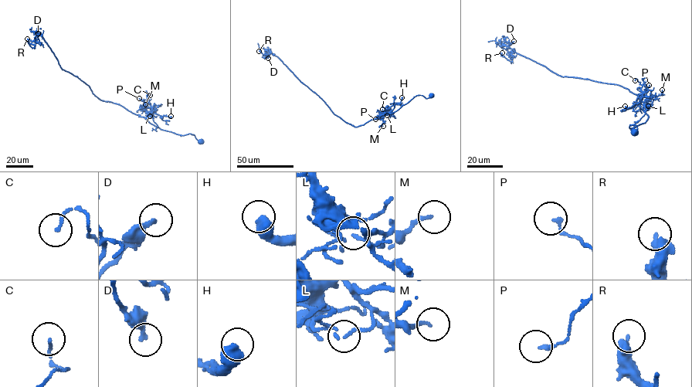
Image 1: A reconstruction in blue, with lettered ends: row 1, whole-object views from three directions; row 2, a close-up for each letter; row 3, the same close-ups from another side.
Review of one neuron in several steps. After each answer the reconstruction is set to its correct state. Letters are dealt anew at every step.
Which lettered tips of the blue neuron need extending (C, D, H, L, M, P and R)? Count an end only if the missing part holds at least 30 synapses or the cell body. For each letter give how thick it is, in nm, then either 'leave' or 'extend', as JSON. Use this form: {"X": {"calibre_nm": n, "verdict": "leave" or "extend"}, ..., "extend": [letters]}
{"C": {"calibre_nm": 120, "verdict": "leave"}, "D": {"calibre_nm": 240, "verdict": "leave"}, "H": {"calibre_nm": 600, "verdict": "leave"}, "L": {"calibre_nm": 100, "verdict": "leave"}, "M": {"calibre_nm": 140, "verdict": "leave"}, "P": {"calibre_nm": 140, "verdict": "leave"}, "R": {"calibre_nm": 440, "verdict": "leave"}, "extend": []}

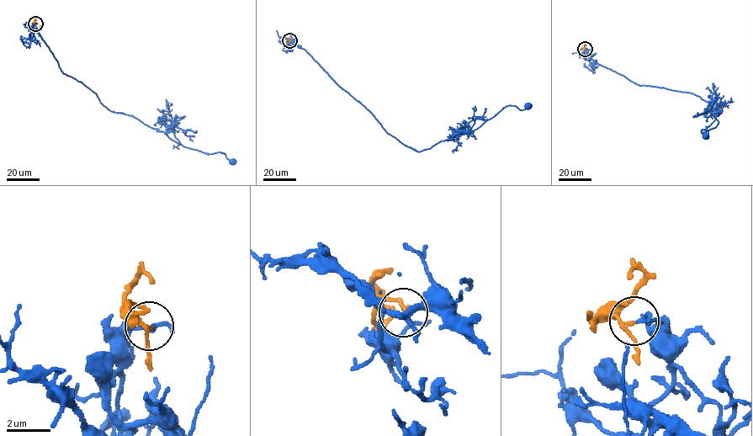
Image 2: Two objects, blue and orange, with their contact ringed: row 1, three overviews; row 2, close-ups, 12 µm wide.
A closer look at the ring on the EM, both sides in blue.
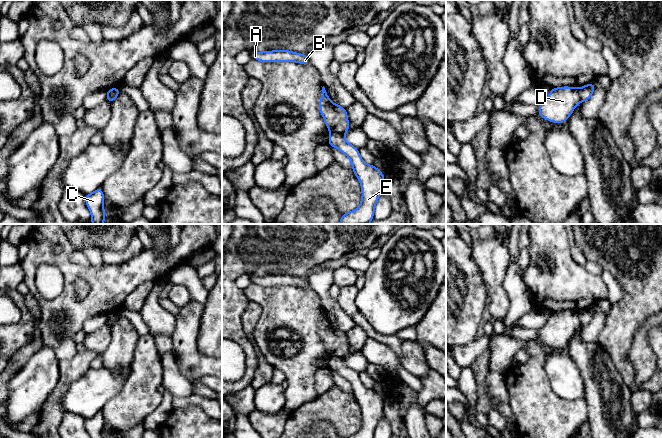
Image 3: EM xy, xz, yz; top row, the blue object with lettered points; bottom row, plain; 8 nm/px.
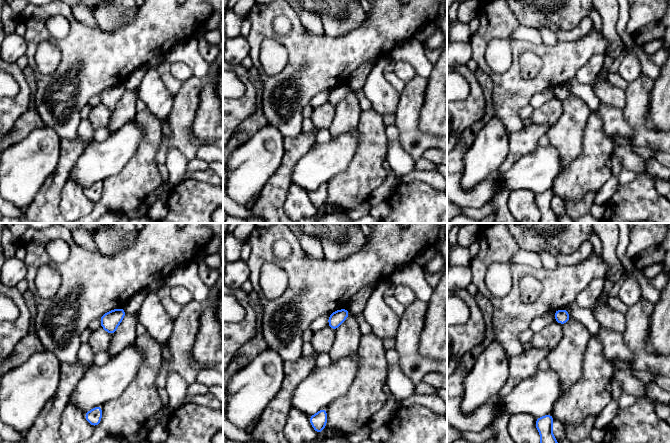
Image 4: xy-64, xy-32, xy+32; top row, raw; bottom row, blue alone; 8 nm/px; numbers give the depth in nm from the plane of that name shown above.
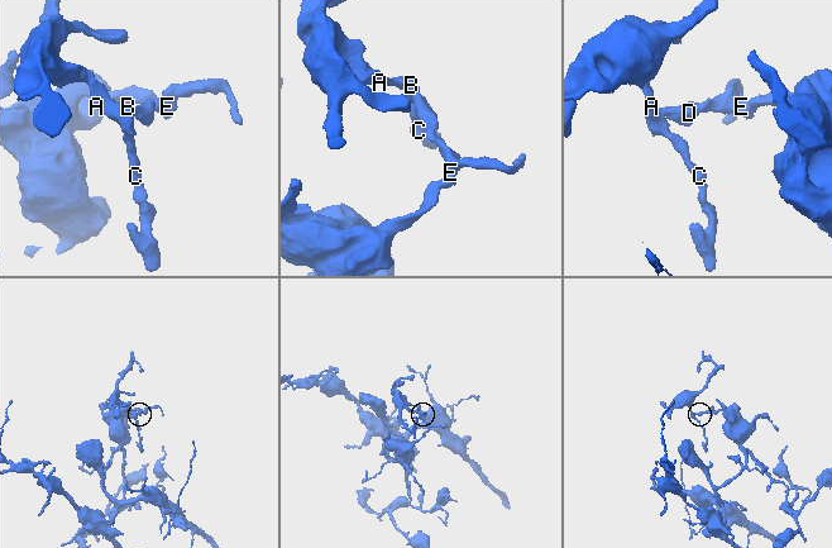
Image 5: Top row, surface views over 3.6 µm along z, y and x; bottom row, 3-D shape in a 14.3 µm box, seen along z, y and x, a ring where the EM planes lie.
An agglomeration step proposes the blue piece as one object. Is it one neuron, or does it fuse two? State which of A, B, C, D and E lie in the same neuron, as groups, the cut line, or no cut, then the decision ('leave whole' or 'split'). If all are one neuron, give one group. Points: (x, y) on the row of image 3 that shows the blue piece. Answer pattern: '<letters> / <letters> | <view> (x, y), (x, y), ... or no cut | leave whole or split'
A B C D / E | xz (331, 132), (343, 134) | split

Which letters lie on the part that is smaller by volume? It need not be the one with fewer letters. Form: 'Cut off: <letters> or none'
Cut off: A, B, C, D

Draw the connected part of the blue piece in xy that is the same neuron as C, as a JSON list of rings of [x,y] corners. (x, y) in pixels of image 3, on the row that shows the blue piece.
[[[101,187],[93,193],[85,195],[85,203],[91,211],[91,222],[93,224],[104,224],[104,194]]]

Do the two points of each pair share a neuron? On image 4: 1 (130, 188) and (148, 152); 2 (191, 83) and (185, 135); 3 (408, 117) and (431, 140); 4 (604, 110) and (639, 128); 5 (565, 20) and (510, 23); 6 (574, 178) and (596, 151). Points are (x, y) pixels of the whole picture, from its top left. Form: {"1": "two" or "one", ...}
{"1": "one", "2": "one", "3": "one", "4": "two", "5": "two", "6": "one"}

